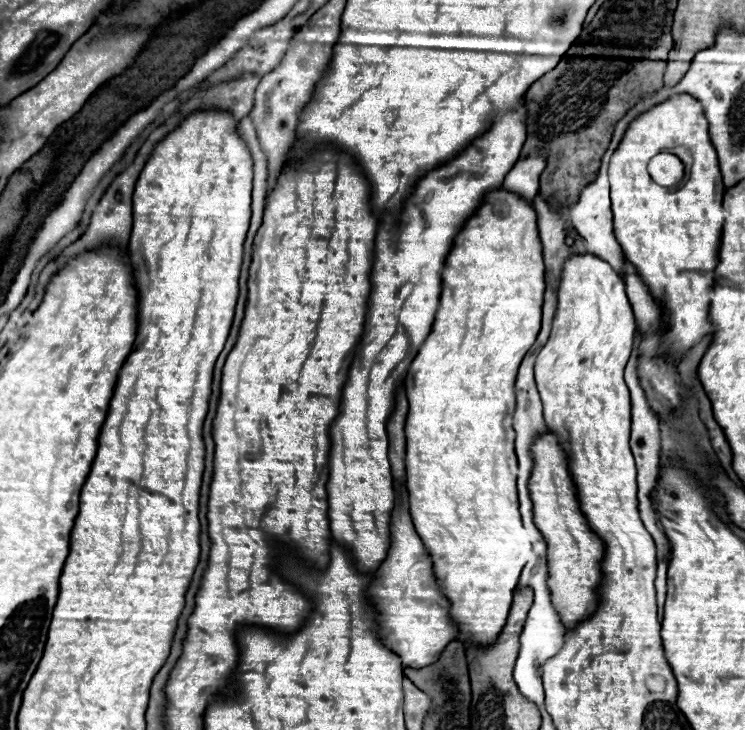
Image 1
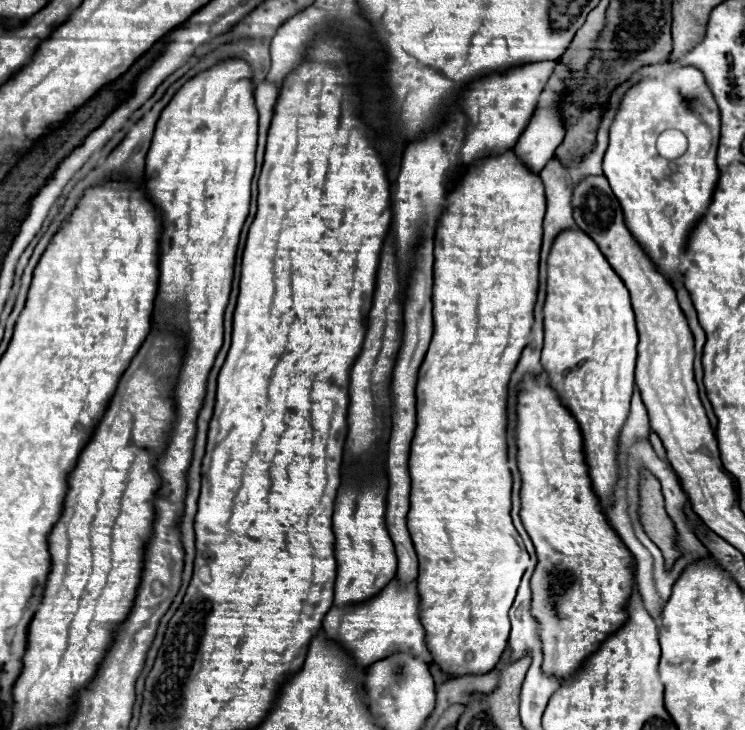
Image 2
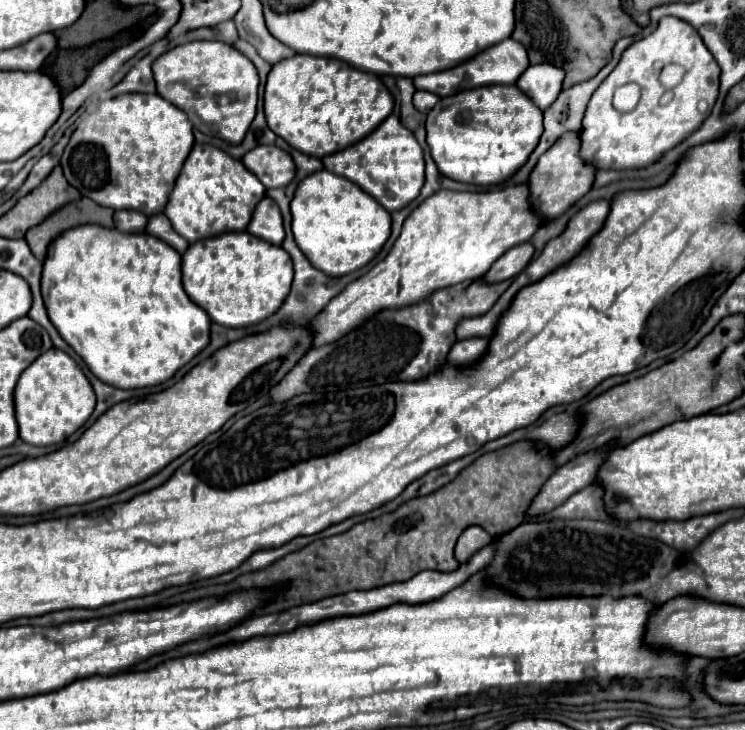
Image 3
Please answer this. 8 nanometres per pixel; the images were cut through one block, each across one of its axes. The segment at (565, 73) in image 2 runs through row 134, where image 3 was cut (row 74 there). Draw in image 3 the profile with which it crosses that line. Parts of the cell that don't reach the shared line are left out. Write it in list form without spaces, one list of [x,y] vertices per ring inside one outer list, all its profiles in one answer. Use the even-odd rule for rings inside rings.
[[[532,64],[518,78],[516,86],[534,100],[534,104],[544,110],[548,108],[562,90],[564,72],[554,64]]]

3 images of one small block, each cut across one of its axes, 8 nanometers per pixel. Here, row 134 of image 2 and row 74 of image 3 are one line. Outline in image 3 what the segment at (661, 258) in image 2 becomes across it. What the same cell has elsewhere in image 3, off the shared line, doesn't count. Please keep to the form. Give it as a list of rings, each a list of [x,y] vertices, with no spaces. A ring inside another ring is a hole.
[[[676,16],[660,18],[652,34],[636,40],[624,50],[618,66],[592,94],[580,130],[580,156],[594,162],[600,170],[642,168],[656,162],[666,150],[680,144],[708,118],[708,112],[718,96],[718,78],[720,66],[710,56],[710,50],[704,46],[700,34],[688,22]],[[672,62],[684,66],[686,76],[680,86],[674,88],[674,100],[666,106],[660,106],[664,88],[658,82],[658,74],[666,64]],[[628,82],[640,84],[642,98],[632,112],[618,112],[612,106],[612,94],[618,86]]]

